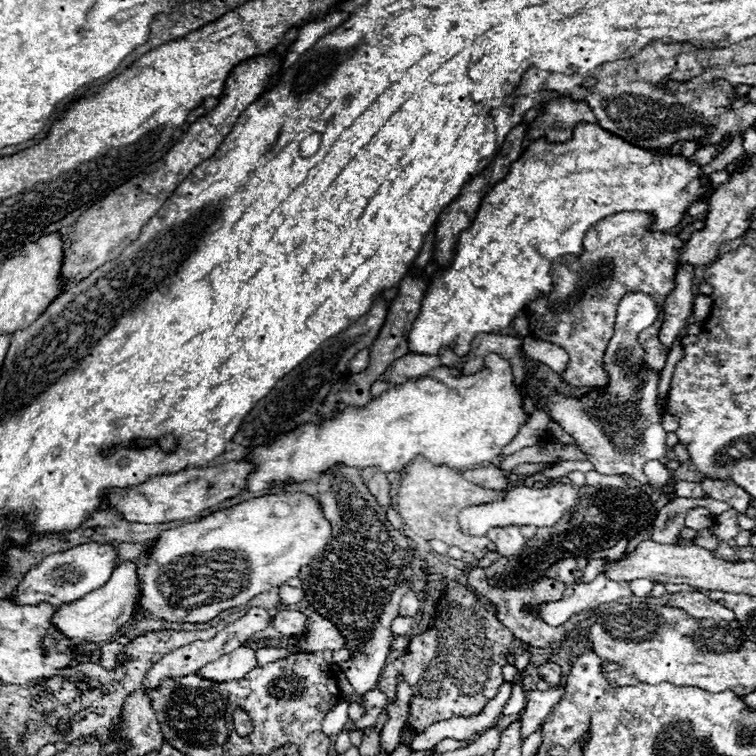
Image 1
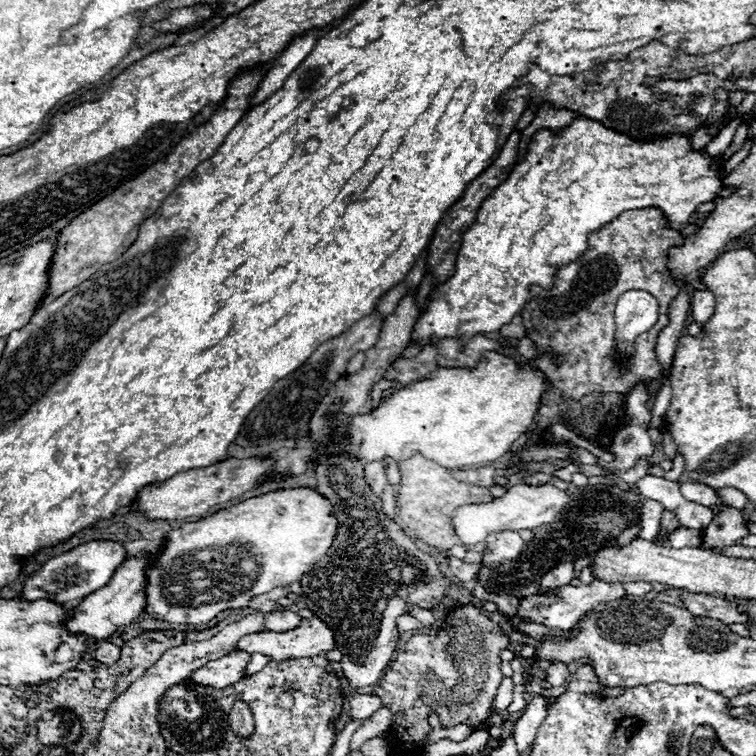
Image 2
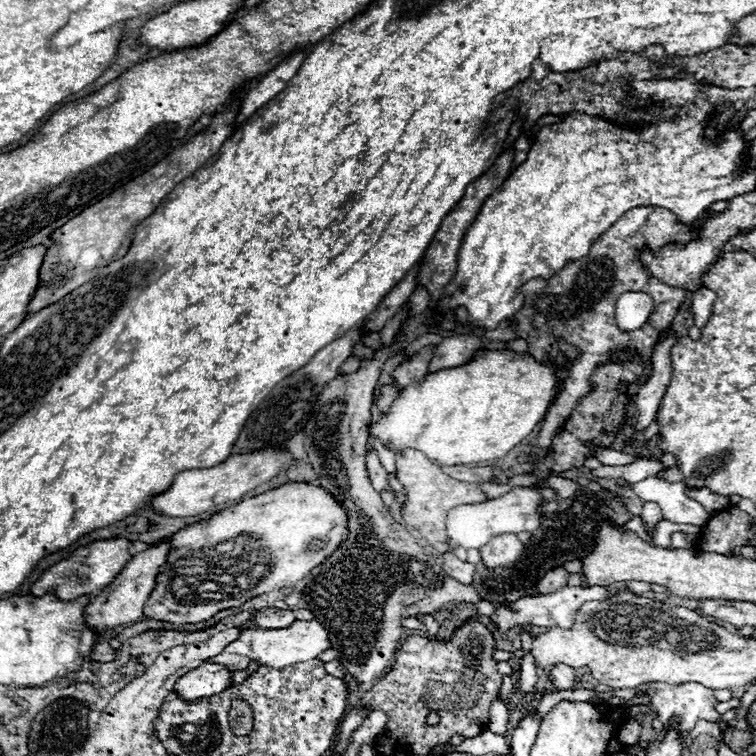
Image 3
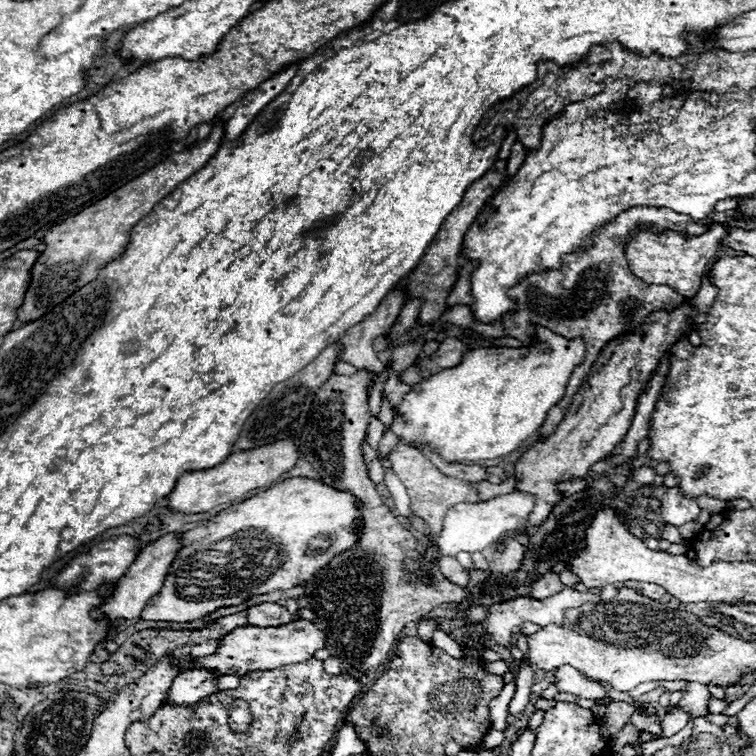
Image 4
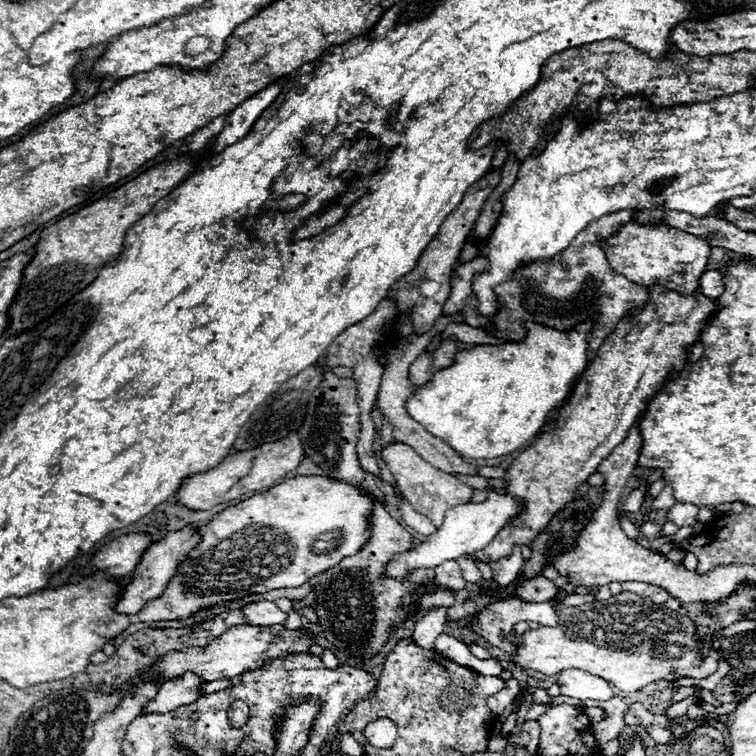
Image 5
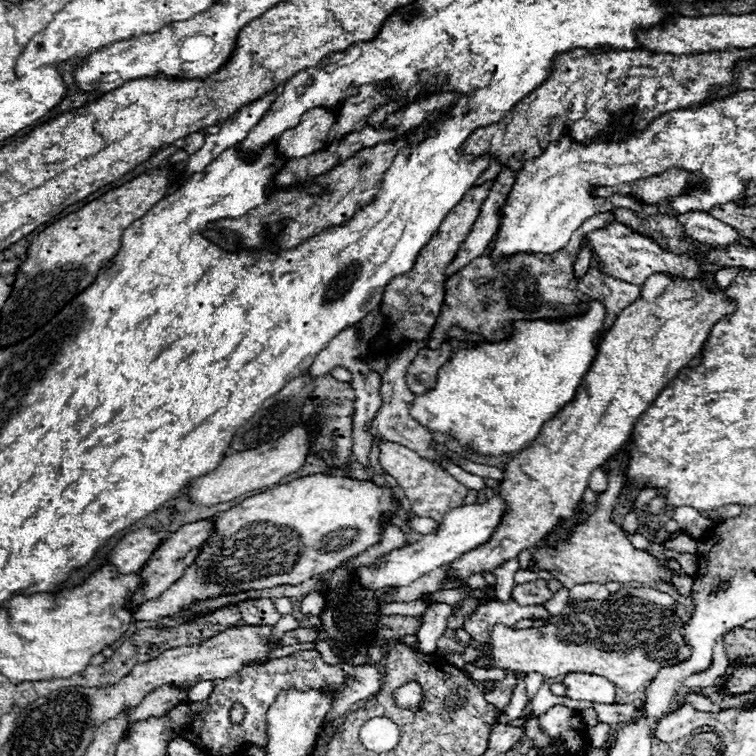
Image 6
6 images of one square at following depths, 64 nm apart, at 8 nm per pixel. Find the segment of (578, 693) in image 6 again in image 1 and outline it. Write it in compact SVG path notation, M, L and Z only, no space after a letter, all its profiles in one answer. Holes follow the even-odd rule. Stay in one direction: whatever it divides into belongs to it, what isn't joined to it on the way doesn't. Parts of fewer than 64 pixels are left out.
M544 662L544 664L540 664L540 666L538 666L538 674L540 674L540 678L546 680L550 686L560 684L560 680L562 680L562 668L560 668L558 664L554 664L554 662Z

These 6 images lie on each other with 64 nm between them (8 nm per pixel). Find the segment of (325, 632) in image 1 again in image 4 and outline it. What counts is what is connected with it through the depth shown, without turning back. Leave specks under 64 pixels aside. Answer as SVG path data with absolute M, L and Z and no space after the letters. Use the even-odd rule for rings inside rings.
M294 620L288 626L276 626L272 630L260 630L258 626L236 628L224 636L220 650L208 658L198 658L194 668L216 668L222 676L238 674L244 676L252 670L272 670L286 664L296 664L312 658L320 648L326 646L324 632L308 620Z

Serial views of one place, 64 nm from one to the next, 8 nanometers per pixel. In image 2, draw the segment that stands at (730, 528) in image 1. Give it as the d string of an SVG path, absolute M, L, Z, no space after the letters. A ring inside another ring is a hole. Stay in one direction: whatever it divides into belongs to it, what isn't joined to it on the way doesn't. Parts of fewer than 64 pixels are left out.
M726 508L716 514L716 518L704 530L704 546L702 548L724 548L736 544L740 538L748 536L746 526L742 524L742 514L736 508Z

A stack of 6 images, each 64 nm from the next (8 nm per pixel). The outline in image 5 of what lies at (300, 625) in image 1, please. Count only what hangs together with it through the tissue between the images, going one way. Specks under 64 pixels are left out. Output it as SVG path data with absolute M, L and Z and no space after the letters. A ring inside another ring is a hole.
M262 600L262 602L252 602L246 604L242 608L246 622L250 626L272 626L272 624L284 624L284 620L288 618L286 612L282 612L276 602L270 600Z

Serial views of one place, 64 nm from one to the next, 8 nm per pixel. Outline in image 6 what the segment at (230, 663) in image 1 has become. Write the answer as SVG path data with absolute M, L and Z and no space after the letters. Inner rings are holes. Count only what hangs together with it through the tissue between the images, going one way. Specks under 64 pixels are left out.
M176 686L156 688L136 708L132 708L128 726L132 726L136 720L144 720L150 716L164 716L166 712L170 712L180 702L188 702L188 690L176 688Z

